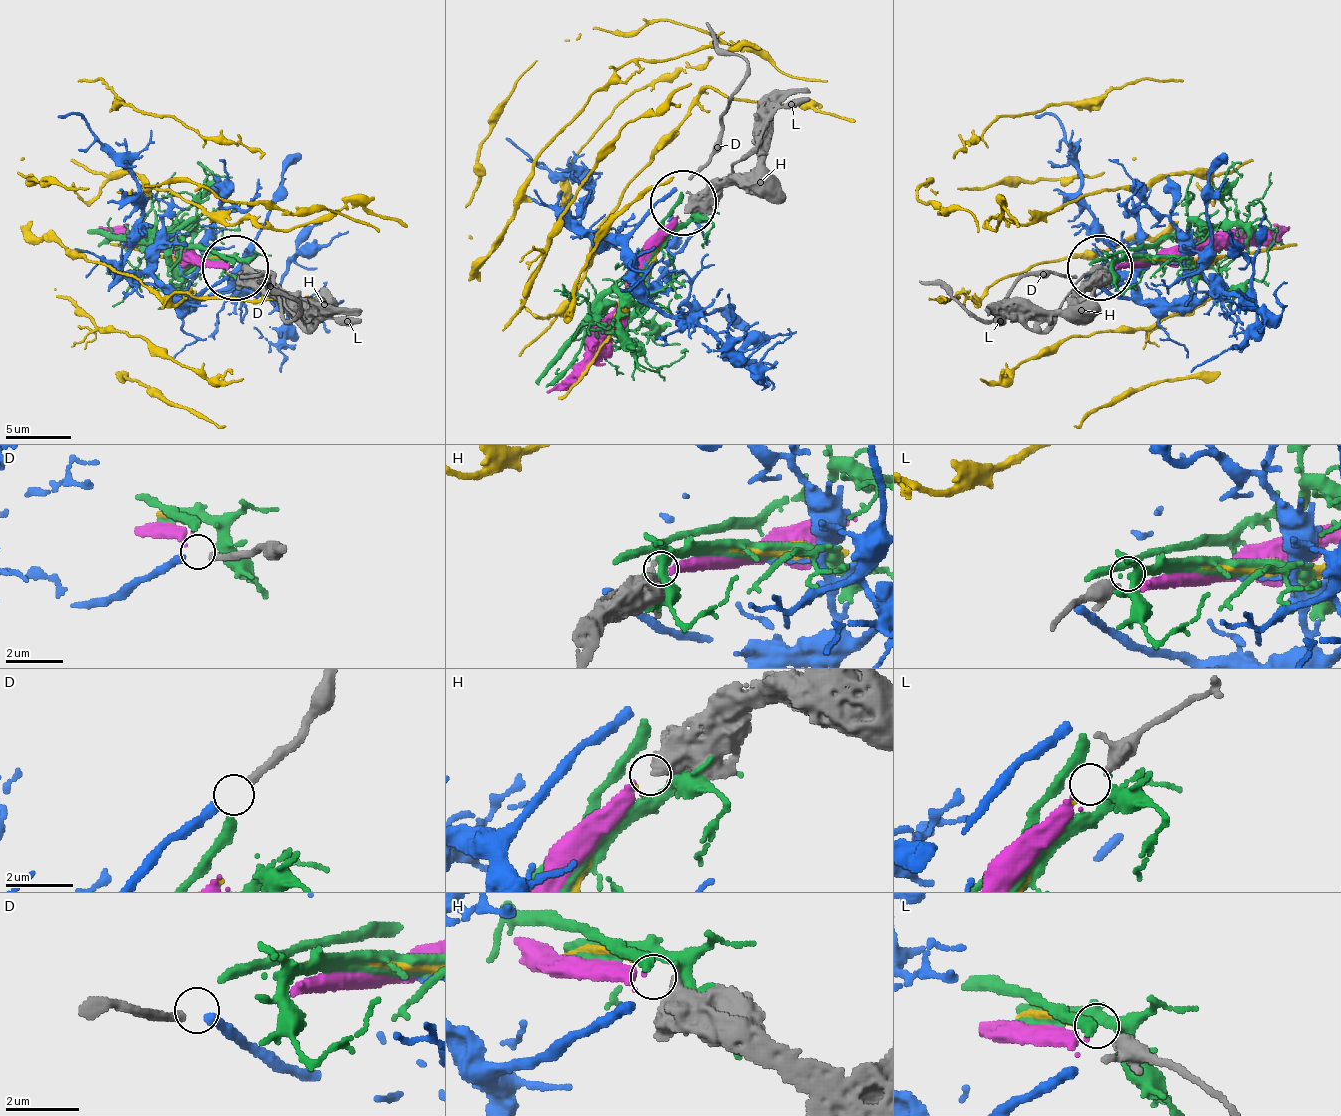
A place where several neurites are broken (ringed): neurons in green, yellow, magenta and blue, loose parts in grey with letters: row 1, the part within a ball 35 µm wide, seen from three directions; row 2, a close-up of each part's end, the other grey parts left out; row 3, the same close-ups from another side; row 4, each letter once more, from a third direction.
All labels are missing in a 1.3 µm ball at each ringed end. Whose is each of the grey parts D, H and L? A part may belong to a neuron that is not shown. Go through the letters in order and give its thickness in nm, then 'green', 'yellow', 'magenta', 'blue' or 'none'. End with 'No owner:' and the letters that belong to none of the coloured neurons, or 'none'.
D: 240 nm thick; blue
H: 700 nm thick; magenta
L: 280 nm thick; yellow
No owner: none

